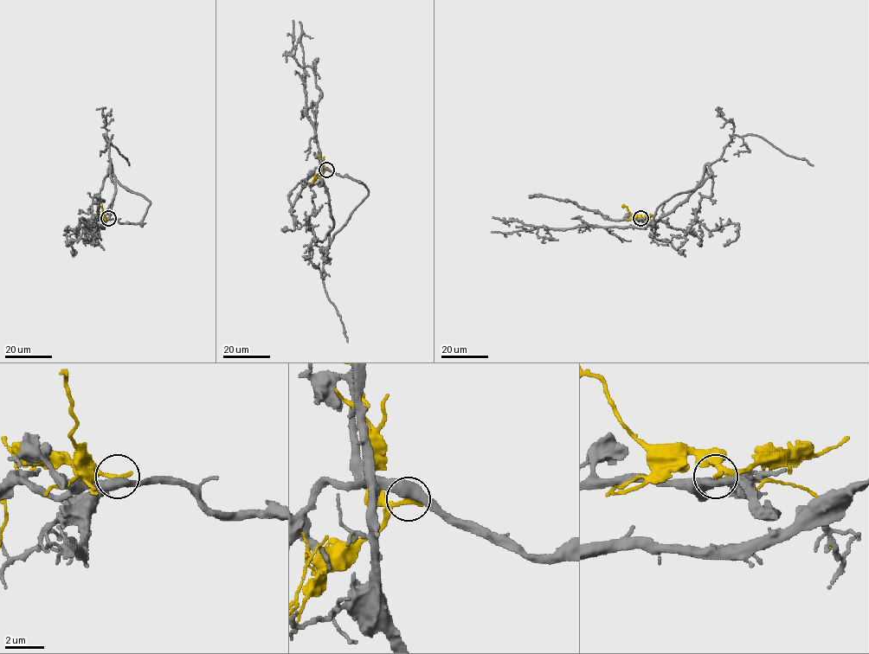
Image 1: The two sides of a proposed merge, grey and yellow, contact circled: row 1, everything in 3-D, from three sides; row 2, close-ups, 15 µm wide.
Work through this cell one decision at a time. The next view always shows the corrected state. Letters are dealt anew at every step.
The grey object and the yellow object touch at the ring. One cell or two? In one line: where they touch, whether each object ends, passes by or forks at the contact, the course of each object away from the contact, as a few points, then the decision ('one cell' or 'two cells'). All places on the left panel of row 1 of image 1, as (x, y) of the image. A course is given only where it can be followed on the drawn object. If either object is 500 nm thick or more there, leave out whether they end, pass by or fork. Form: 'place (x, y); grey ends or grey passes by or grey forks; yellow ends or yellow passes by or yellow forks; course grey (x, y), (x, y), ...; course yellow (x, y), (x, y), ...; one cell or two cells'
place (108, 218); course grey (108, 219), (138, 223), (151, 204), (116, 180), (111, 164), (116, 194), (104, 227), (74, 231); course yellow (108, 219), (97, 216), (91, 227); two cells

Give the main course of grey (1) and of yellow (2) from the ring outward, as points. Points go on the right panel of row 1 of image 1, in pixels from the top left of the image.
1: (640, 219), (651, 223), (662, 204), (695, 190), (710, 168), (684, 201), (643, 227), (491, 231)
2: (640, 219), (647, 216), (655, 227)

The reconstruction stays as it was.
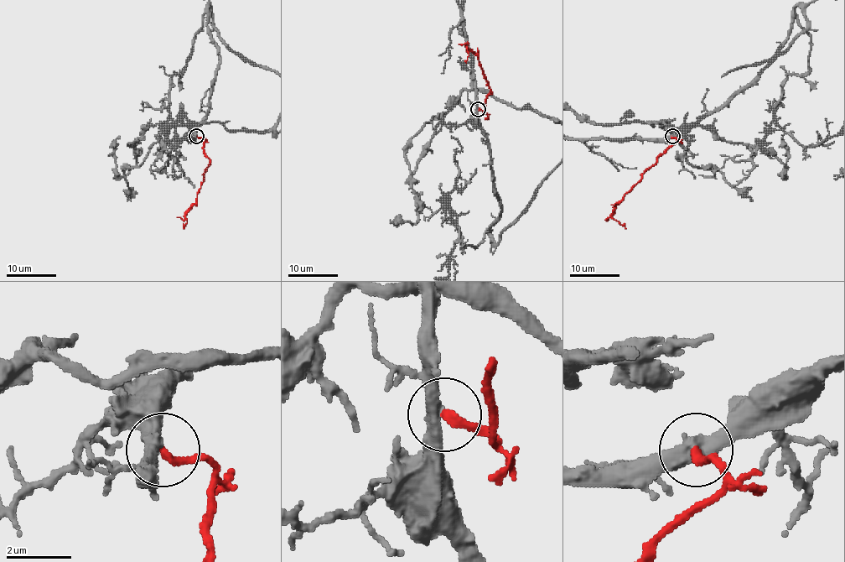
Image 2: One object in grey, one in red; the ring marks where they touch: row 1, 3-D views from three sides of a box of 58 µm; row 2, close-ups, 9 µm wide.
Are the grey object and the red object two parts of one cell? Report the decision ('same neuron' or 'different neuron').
same neuron

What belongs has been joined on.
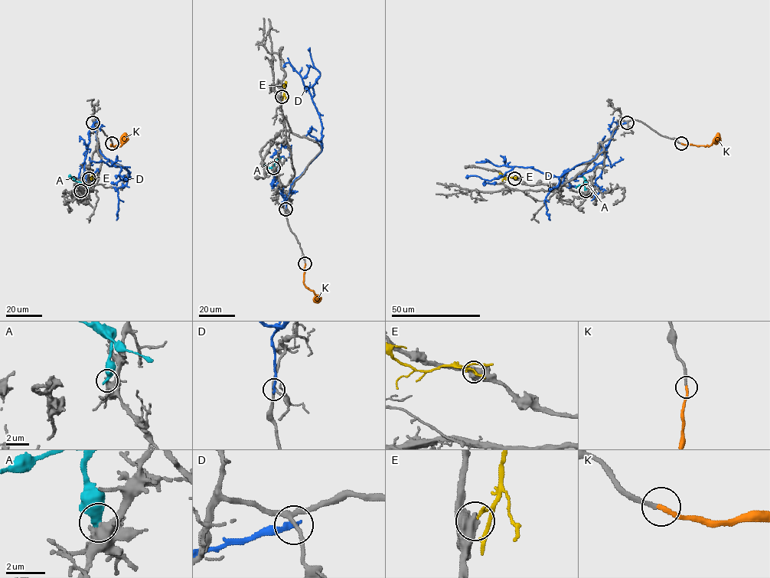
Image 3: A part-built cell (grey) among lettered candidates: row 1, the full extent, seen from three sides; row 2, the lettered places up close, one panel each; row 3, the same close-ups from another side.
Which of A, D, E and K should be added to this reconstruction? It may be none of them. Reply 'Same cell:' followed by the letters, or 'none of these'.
Same cell: K

